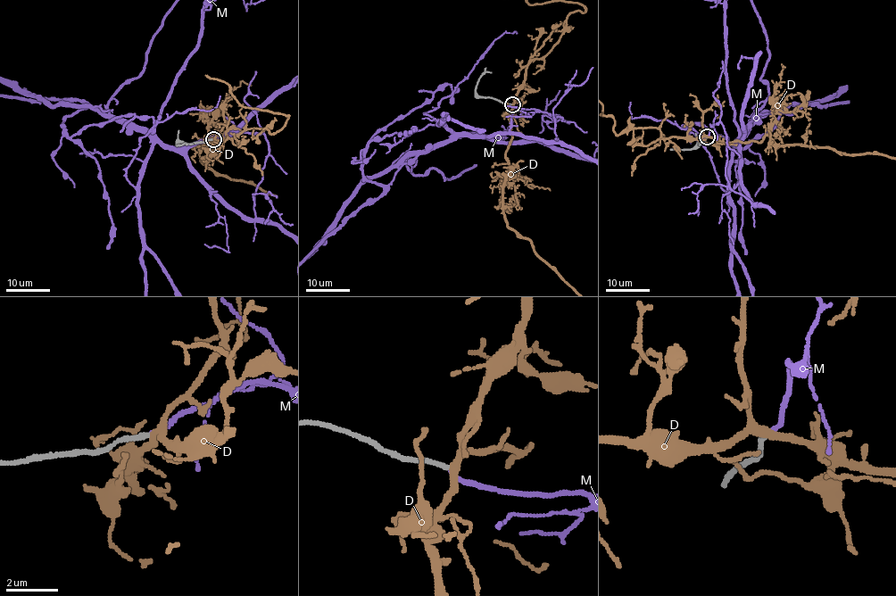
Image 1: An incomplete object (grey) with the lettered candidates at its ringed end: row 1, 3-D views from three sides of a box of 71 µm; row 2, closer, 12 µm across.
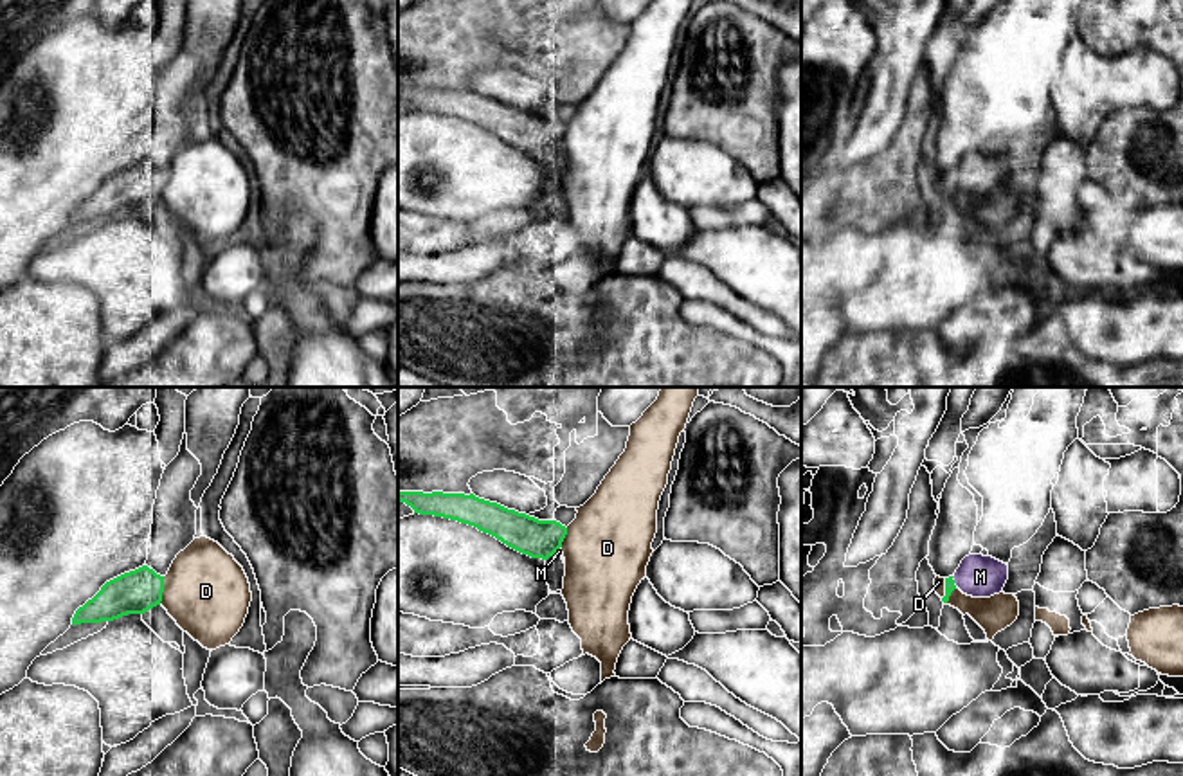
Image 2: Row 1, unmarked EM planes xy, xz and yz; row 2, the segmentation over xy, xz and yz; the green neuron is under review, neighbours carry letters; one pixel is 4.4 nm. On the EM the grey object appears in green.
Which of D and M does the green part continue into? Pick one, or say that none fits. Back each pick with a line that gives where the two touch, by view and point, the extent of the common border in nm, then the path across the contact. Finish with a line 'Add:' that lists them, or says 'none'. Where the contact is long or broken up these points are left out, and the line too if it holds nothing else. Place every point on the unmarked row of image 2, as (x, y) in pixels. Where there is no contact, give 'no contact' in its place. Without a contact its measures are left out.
M: yz (953, 179) | 50 nm
Add: M

